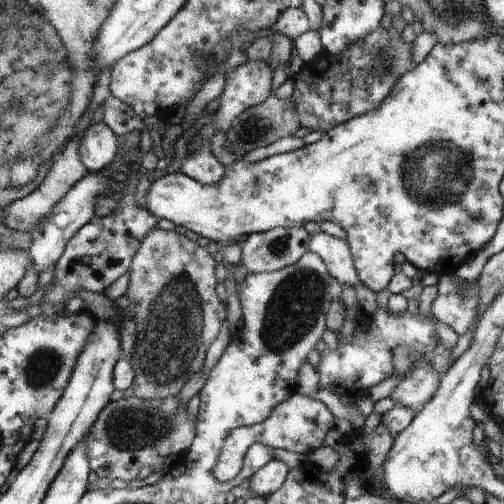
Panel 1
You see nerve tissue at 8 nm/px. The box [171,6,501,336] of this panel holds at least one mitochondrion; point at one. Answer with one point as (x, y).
(437, 173)

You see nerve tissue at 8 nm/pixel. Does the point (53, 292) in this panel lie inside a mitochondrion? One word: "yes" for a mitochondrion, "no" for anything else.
no

